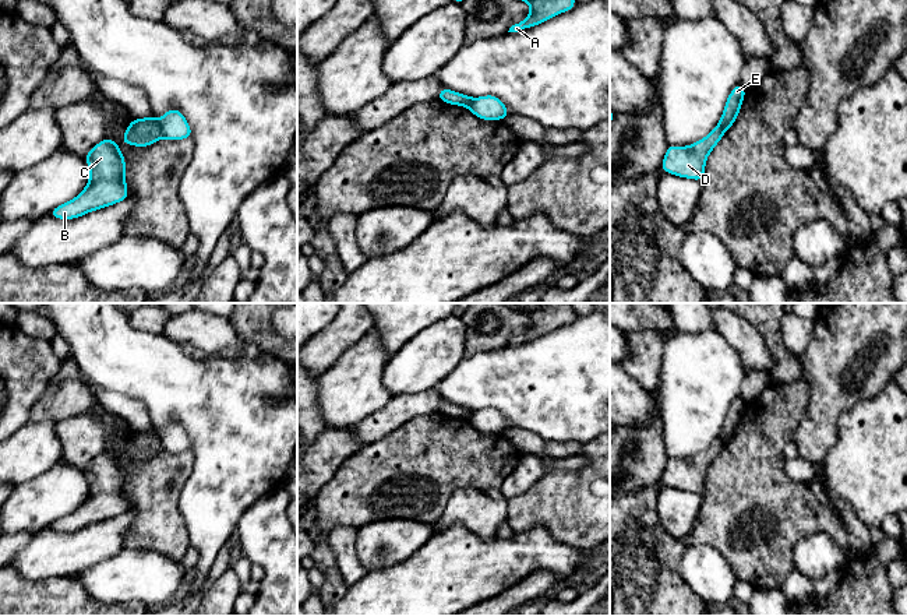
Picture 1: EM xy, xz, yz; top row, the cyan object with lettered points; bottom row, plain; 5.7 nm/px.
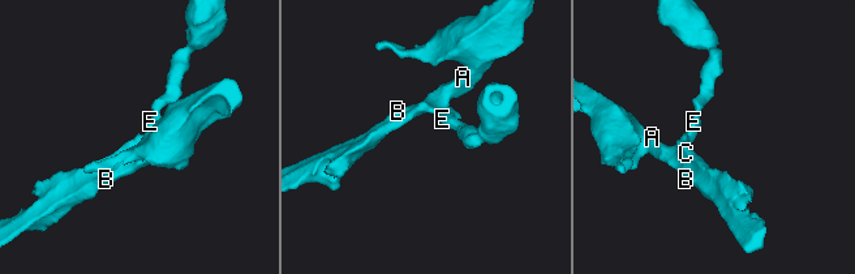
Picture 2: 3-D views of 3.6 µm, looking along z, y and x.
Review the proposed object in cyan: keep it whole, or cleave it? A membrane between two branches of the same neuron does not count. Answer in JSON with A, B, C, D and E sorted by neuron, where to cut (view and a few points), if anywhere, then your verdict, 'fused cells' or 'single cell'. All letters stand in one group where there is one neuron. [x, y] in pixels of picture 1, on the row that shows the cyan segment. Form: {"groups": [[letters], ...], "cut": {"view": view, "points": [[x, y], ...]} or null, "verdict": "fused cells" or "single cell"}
{"groups": [["A", "B", "C", "D"], ["E"]], "cut": {"view": "xy", "points": [[155, 120], [165, 136]]}, "verdict": "fused cells"}

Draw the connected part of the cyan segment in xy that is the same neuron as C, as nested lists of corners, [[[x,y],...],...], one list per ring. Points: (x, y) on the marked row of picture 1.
[[[103,138],[85,154],[85,161],[89,166],[88,184],[75,198],[49,211],[50,217],[75,219],[128,198],[126,158],[114,140]]]

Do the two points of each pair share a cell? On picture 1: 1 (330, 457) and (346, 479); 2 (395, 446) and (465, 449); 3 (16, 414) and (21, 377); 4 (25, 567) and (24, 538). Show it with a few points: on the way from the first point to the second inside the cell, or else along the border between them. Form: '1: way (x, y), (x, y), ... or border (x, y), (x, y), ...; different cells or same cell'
1: border (355, 451), (343, 460), (317, 493); different cells
2: way (412, 446), (448, 449); same cell
3: way (16, 405), (16, 386); same cell
4: border (36, 532), (14, 556); different cells

